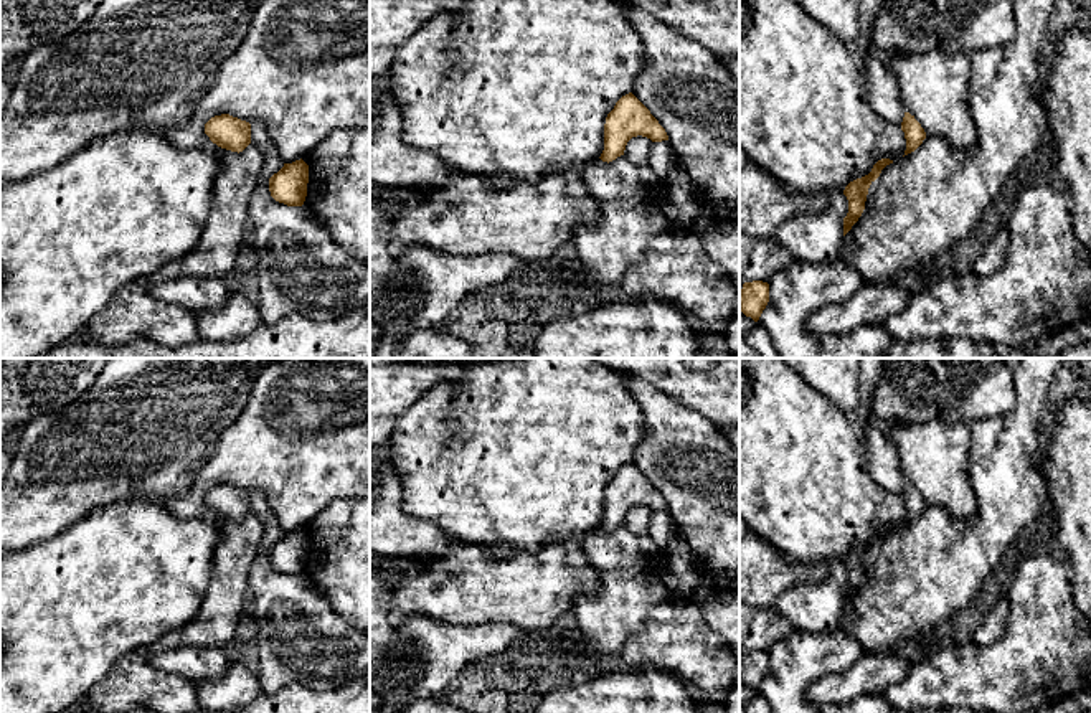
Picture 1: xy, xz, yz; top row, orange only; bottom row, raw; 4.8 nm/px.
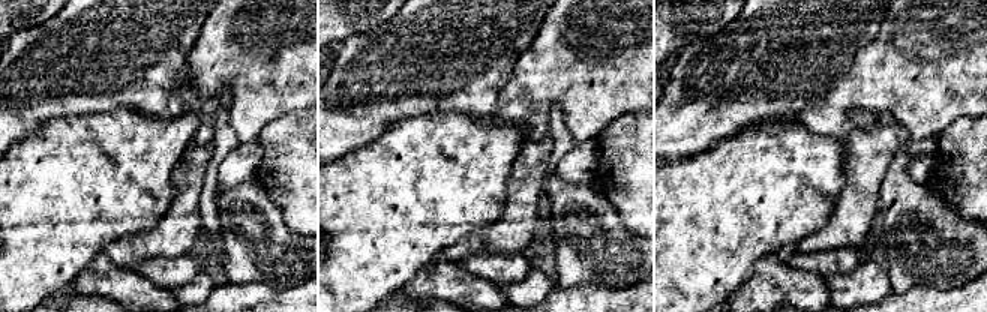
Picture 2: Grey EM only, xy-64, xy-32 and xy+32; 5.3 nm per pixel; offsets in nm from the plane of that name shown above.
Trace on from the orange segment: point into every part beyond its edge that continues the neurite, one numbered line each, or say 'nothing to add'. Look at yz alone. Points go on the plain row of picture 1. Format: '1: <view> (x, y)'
1: yz (969, 390)

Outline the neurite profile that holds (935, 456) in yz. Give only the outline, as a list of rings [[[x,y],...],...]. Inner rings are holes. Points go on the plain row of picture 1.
[[[933,419],[918,424],[895,423],[888,431],[898,451],[900,474],[924,498],[961,522],[977,513],[972,489],[971,424]]]

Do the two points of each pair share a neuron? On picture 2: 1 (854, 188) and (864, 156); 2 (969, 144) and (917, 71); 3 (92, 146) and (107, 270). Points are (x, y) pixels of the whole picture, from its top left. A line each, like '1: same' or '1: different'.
1: same
2: different
3: different

